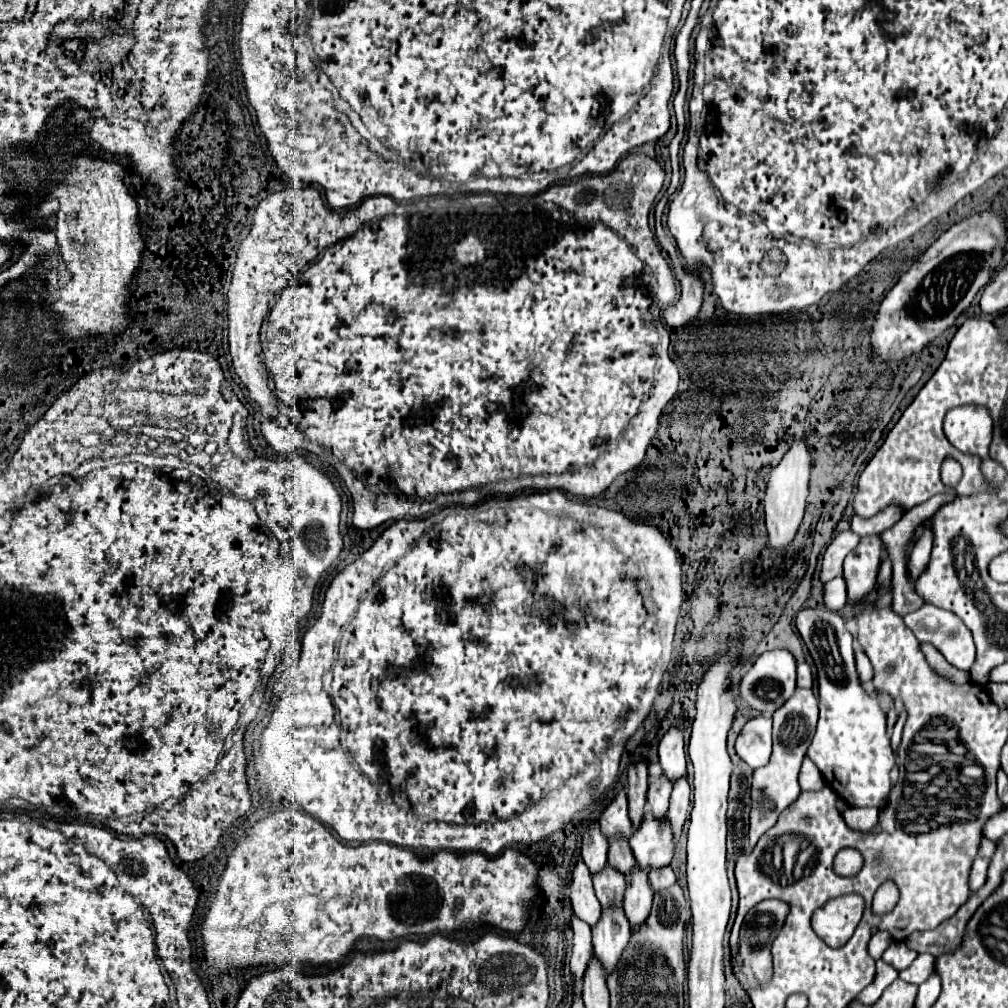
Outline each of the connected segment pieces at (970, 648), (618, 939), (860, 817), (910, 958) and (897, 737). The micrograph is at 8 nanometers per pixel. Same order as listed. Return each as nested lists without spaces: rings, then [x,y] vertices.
[[[924,604],[920,610],[910,612],[910,614],[904,614],[902,620],[914,632],[914,636],[920,642],[934,644],[952,666],[970,672],[970,668],[974,664],[974,658],[976,658],[976,654],[974,654],[974,642],[972,642],[970,630],[962,624],[962,620],[958,620],[958,616],[954,616],[952,612],[940,610],[940,608],[932,606],[932,604]]]
[[[602,912],[602,920],[592,928],[592,936],[594,954],[604,968],[604,976],[610,976],[630,940],[630,926],[624,912]]]
[[[851,807],[841,813],[848,828],[858,832],[870,832],[878,824],[880,810],[874,807]]]
[[[892,942],[892,944],[886,948],[882,960],[884,960],[886,964],[894,966],[896,970],[904,970],[904,968],[908,968],[908,966],[914,962],[916,956],[918,956],[918,954],[916,954],[914,950],[910,950],[910,948],[906,948],[904,942]]]
[[[902,710],[902,712],[900,712],[900,718],[897,719],[897,722],[895,723],[894,727],[893,727],[893,732],[892,732],[892,736],[891,736],[891,746],[894,752],[896,752],[901,739],[902,739],[902,733],[903,733],[903,728],[905,725],[907,719],[907,713],[904,712],[904,710]]]

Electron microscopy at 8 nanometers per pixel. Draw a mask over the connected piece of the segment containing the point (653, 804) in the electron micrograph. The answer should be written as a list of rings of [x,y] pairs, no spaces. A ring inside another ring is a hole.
[[[660,776],[660,780],[656,784],[652,784],[648,790],[648,810],[652,812],[654,820],[658,820],[658,822],[662,822],[666,818],[670,792],[672,792],[672,784],[666,780],[666,776]]]

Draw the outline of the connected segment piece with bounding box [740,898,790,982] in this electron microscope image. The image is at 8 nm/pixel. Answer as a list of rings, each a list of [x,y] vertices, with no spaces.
[[[770,898],[770,900],[764,900],[764,902],[756,904],[754,908],[750,908],[750,912],[744,918],[742,928],[746,928],[746,932],[740,932],[740,958],[742,960],[750,960],[750,972],[754,972],[754,978],[758,982],[770,980],[770,976],[772,976],[770,942],[782,930],[782,924],[784,924],[784,920],[786,920],[788,914],[790,914],[790,906],[786,902]]]

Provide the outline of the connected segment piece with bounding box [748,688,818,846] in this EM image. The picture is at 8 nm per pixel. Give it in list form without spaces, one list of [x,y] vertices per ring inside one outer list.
[[[796,690],[790,700],[778,712],[774,712],[774,750],[770,756],[770,762],[758,770],[754,770],[752,778],[752,810],[750,810],[750,846],[758,842],[758,838],[776,824],[780,812],[794,804],[800,796],[800,784],[798,784],[798,774],[802,760],[806,756],[806,750],[810,746],[810,740],[816,732],[816,722],[818,722],[818,700],[812,690]]]

